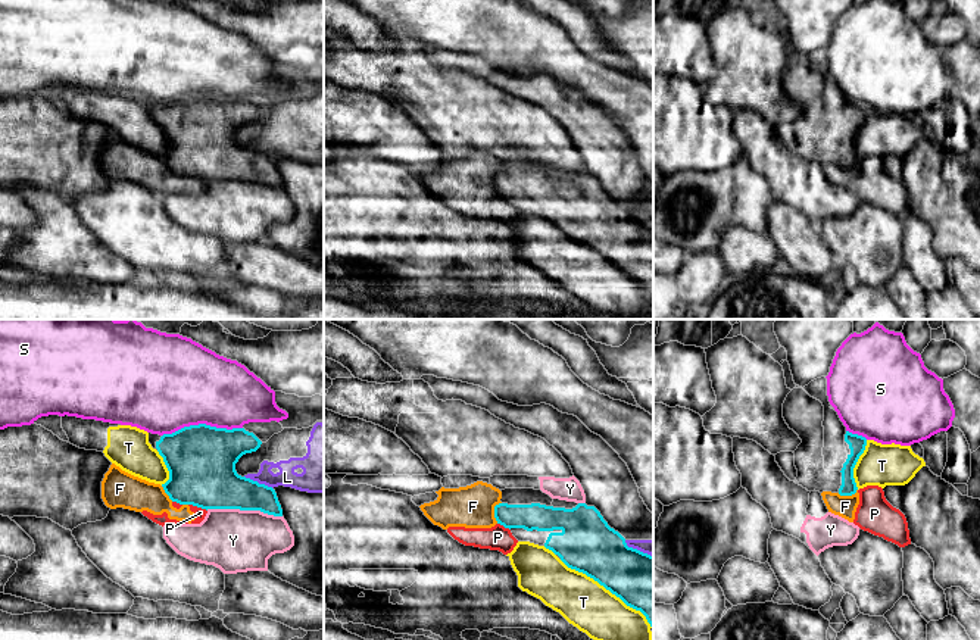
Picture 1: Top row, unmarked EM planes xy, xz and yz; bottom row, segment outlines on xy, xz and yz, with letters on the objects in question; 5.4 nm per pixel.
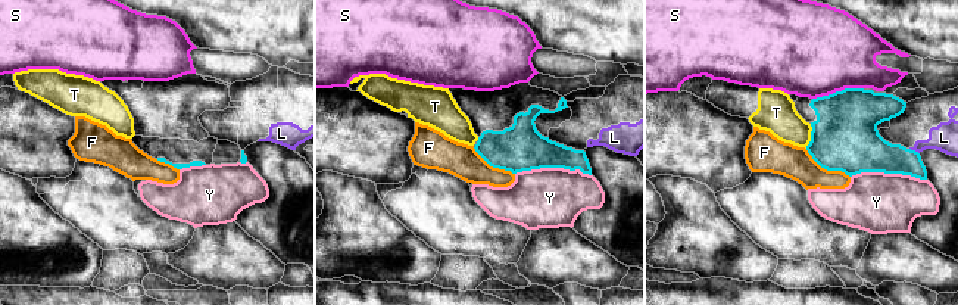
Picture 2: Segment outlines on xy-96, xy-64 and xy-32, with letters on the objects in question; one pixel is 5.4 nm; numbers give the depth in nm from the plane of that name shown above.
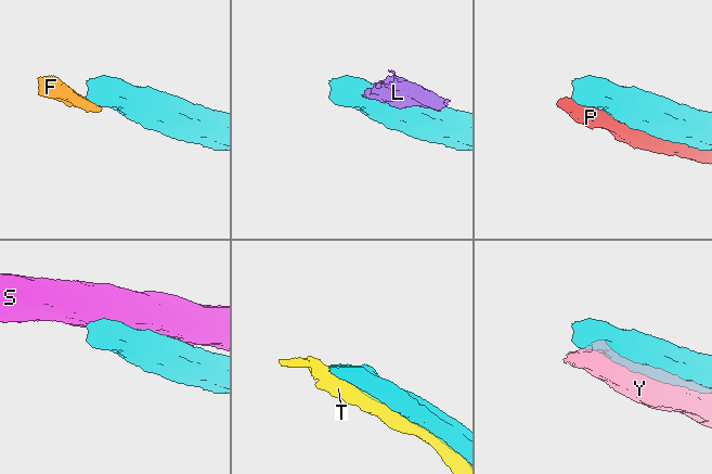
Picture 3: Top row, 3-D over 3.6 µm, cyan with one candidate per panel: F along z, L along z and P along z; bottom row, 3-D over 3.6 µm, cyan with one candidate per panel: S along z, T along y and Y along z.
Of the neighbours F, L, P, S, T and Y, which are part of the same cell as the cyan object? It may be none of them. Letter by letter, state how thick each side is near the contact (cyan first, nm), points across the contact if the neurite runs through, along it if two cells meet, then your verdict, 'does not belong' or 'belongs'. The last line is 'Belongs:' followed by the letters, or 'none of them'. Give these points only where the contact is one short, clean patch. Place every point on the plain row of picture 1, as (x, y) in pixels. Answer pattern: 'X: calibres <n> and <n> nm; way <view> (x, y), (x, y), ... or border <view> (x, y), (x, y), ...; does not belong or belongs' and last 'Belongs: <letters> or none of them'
F: calibres 140 and 240 nm; border xz (501, 172), (495, 177), (495, 190), (498, 193); does not belong
L: calibres 280 and 100 nm; does not belong
P: calibres 360 and 50 nm; does not belong
S: calibres 380 and 460 nm; does not belong
T: calibres 320 and 280 nm; does not belong
Y: calibres 300 and 340 nm; does not belong
Belongs: none of them

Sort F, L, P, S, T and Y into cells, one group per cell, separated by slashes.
F P / L / S / T / Y

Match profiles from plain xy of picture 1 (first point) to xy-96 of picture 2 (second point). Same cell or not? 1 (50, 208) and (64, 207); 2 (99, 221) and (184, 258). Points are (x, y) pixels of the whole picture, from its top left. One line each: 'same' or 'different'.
1: different
2: different

